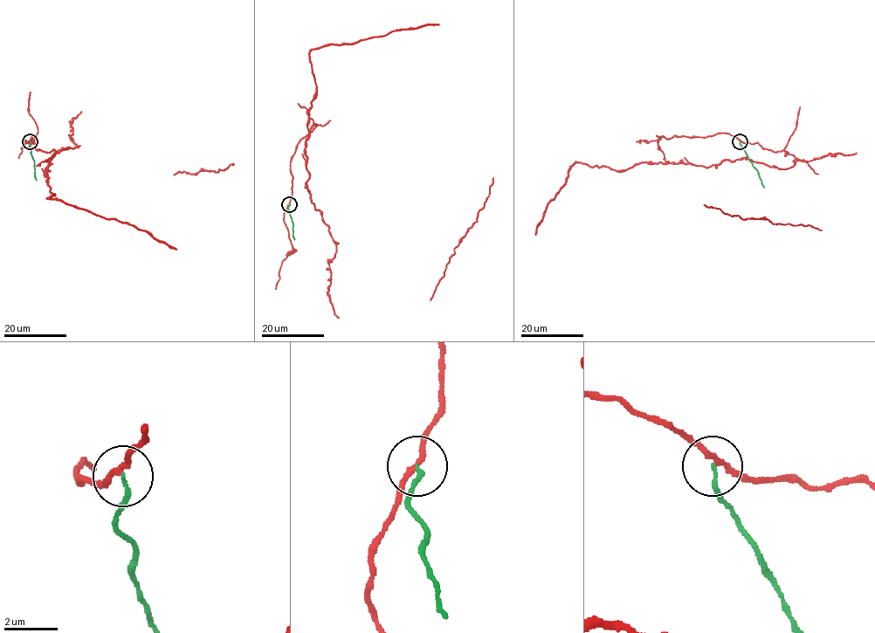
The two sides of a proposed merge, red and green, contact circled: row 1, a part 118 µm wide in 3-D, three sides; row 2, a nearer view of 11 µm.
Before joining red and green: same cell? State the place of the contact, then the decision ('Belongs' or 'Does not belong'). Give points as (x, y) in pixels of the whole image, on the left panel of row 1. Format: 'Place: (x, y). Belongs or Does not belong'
Place: (30, 141). Does not belong

